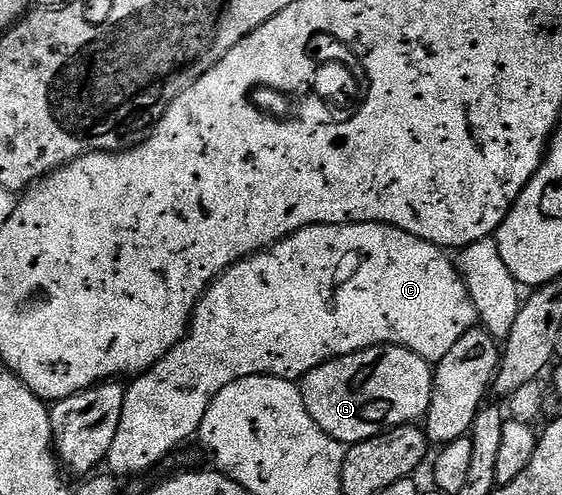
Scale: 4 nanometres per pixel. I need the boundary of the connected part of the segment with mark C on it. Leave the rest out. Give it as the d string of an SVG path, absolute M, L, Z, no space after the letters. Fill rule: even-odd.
M316 224L299 230L294 236L286 236L284 240L280 240L278 244L265 249L264 252L256 252L254 256L232 264L201 295L201 301L195 306L193 319L189 321L189 331L185 333L184 338L160 362L141 373L126 387L123 418L119 418L119 431L115 433L115 442L111 442L107 461L107 468L113 471L110 473L117 478L137 476L140 472L149 472L156 464L163 463L184 440L189 440L192 436L194 439L200 433L203 414L207 414L207 406L215 398L215 394L219 394L223 386L231 386L231 382L239 378L278 376L284 380L297 382L302 376L315 370L315 366L323 366L323 362L362 352L364 348L378 348L380 344L394 344L406 348L419 354L419 358L430 362L442 360L447 350L451 350L451 346L455 346L455 342L459 342L463 334L470 332L479 320L475 302L467 290L465 279L461 277L451 256L449 260L449 256L450 253L446 249L435 246L423 238L415 238L415 234L407 234L393 224Z

